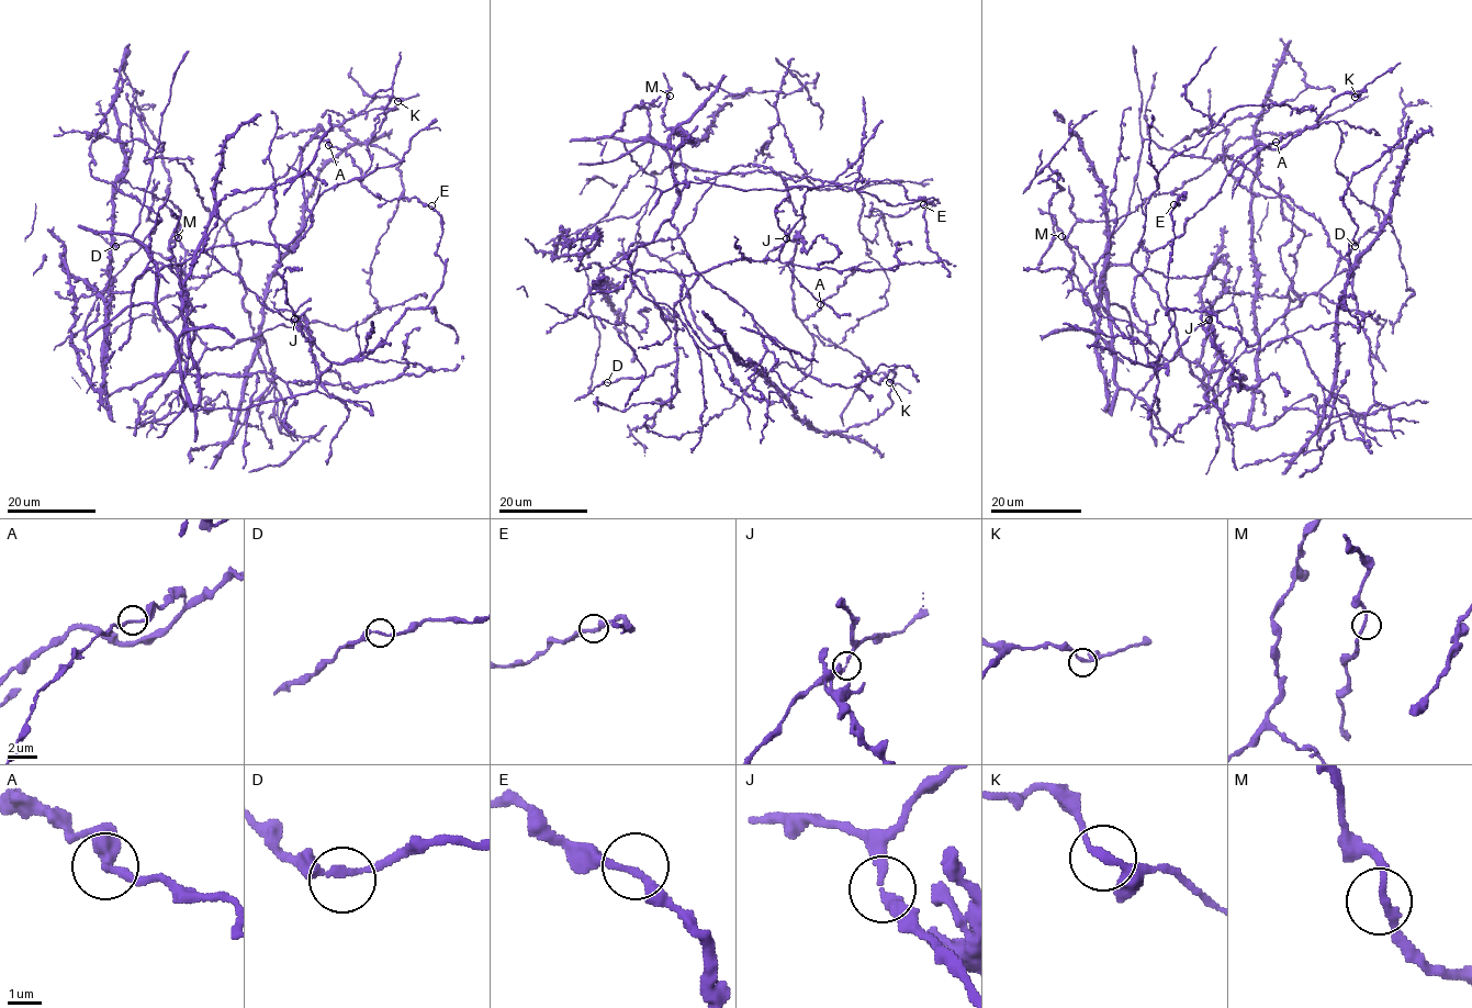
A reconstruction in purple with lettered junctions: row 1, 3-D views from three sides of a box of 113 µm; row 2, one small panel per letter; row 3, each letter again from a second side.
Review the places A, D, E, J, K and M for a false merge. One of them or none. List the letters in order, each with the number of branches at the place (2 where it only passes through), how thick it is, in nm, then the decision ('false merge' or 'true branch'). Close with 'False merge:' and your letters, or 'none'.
A: 2 branches meet; 200 nm thick; true branch
D: 2 branches meet; 220 nm thick; true branch
E: 2 branches meet; 240 nm thick; true branch
J: 2 branches meet; 200 nm thick; true branch
K: 2 branches meet; 200 nm thick; true branch
M: 2 branches meet; 200 nm thick; true branch
False merge: none

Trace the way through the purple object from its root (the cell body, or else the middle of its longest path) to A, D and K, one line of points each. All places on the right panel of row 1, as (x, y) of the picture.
A: (1117, 228), (1105, 267), (1126, 265), (1141, 241), (1156, 250), (1178, 237), (1238, 156), (1276, 142)
D: (1117, 228), (1105, 267), (1142, 276), (1179, 351), (1208, 372), (1316, 293), (1355, 246)
K: (1117, 228), (1105, 267), (1126, 265), (1141, 241), (1164, 248), (1238, 156), (1282, 148), (1335, 98), (1355, 97)

